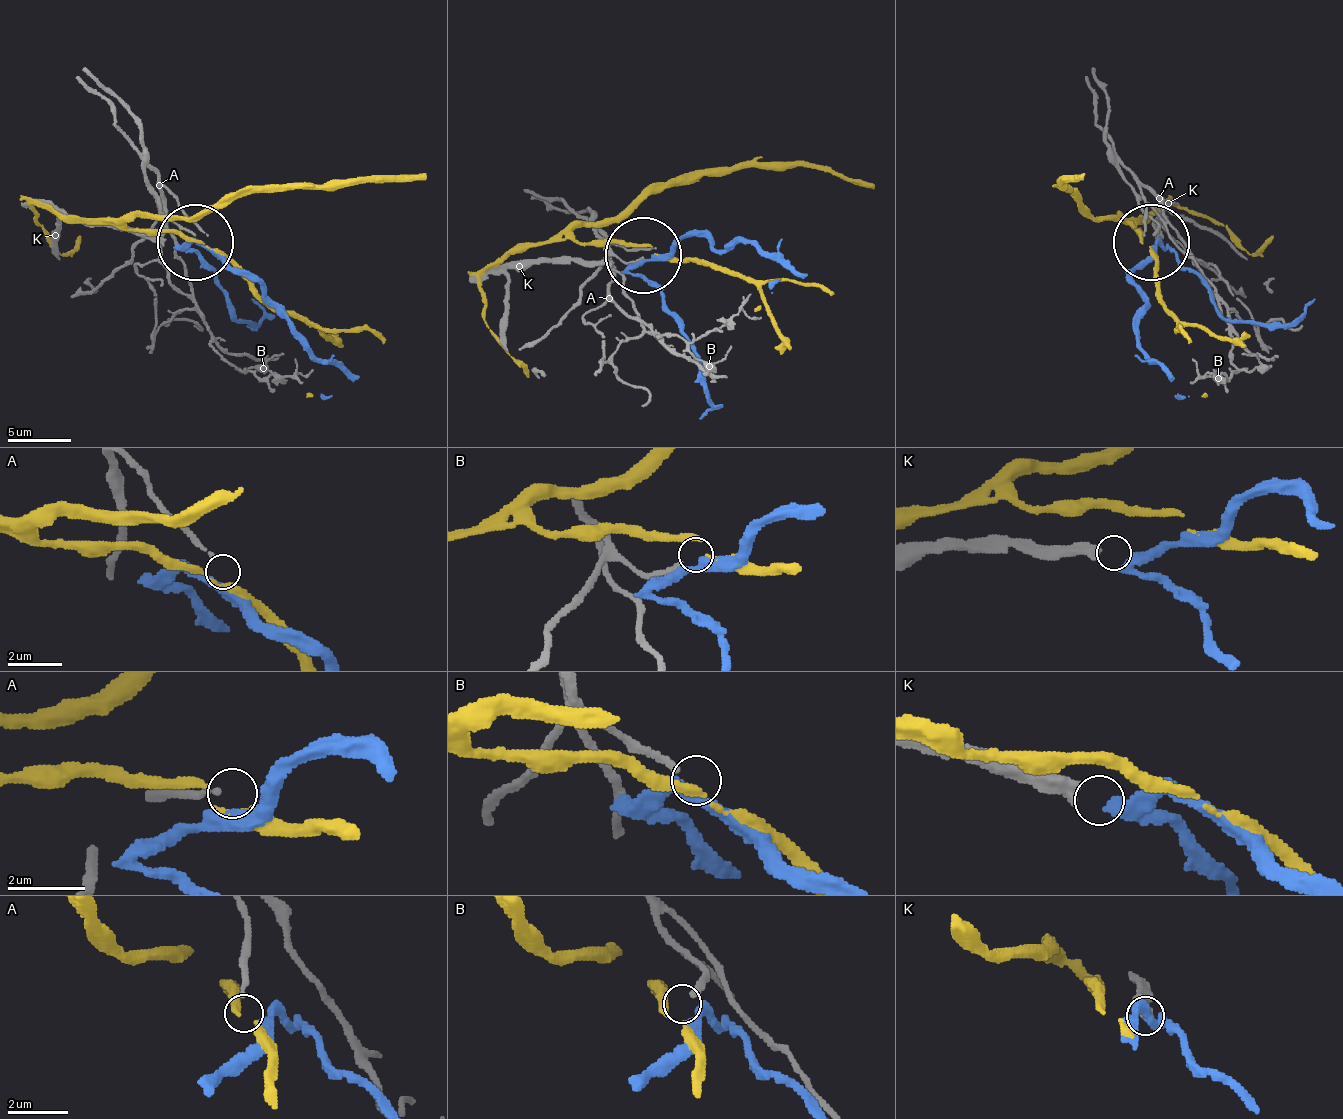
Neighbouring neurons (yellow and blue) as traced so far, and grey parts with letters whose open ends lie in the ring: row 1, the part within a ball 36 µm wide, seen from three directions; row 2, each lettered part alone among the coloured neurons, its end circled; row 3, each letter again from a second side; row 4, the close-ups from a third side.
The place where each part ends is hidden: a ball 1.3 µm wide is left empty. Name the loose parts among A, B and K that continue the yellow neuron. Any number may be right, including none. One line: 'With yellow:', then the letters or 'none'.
With yellow: none

